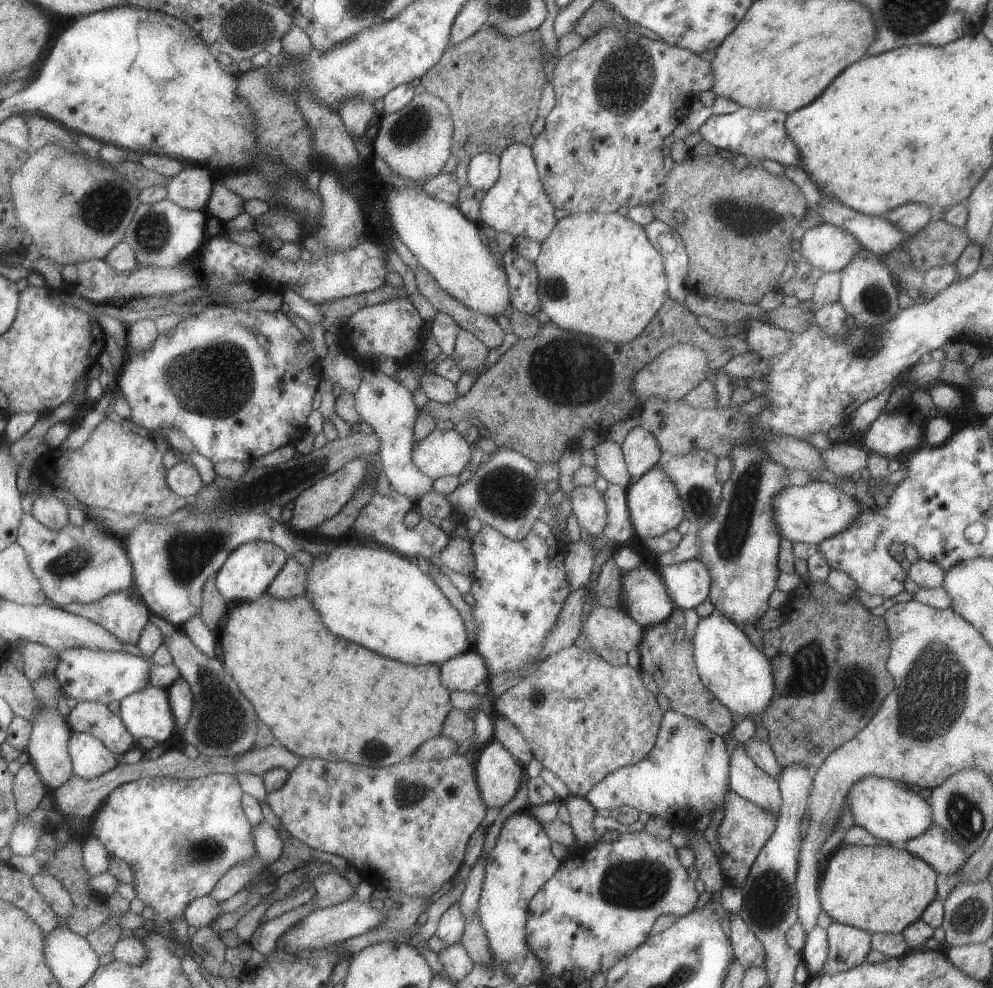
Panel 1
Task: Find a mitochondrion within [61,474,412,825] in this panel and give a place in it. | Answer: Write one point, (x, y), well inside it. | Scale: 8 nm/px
(222, 721)

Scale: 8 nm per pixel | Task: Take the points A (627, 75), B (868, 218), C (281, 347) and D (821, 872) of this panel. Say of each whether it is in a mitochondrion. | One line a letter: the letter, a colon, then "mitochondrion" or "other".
A: mitochondrion
B: other
C: other
D: other

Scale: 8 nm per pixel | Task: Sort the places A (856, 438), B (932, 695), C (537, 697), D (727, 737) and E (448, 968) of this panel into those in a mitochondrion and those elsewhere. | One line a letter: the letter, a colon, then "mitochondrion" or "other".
A: other
B: mitochondrion
C: mitochondrion
D: other
E: other

